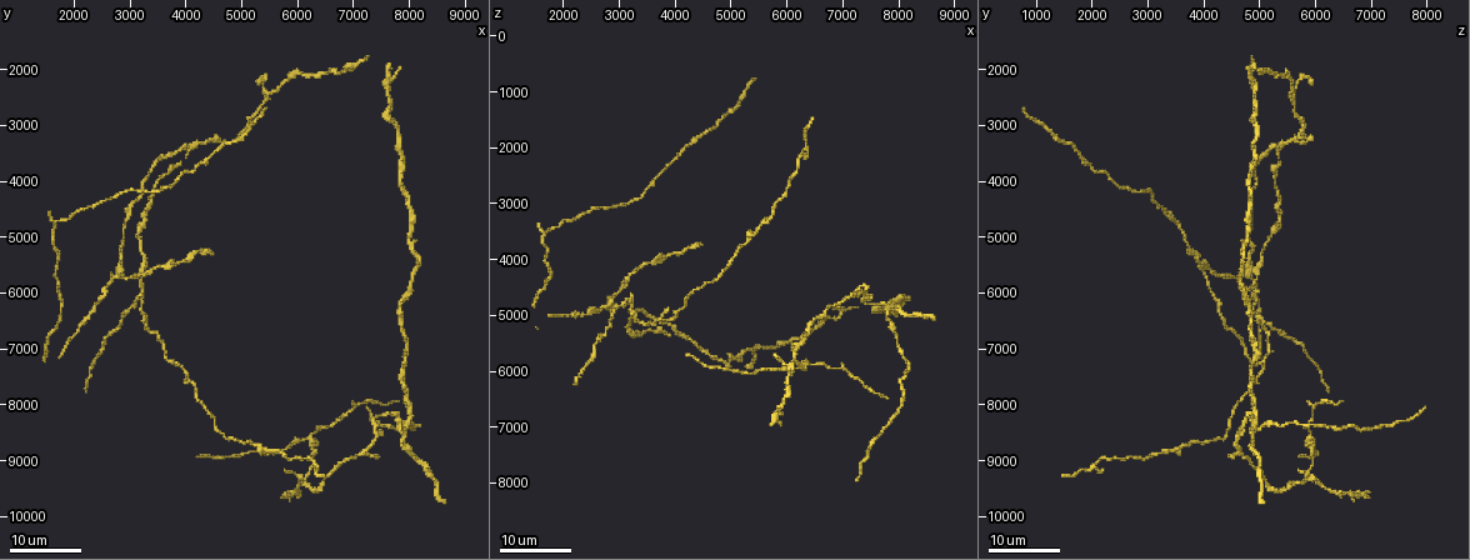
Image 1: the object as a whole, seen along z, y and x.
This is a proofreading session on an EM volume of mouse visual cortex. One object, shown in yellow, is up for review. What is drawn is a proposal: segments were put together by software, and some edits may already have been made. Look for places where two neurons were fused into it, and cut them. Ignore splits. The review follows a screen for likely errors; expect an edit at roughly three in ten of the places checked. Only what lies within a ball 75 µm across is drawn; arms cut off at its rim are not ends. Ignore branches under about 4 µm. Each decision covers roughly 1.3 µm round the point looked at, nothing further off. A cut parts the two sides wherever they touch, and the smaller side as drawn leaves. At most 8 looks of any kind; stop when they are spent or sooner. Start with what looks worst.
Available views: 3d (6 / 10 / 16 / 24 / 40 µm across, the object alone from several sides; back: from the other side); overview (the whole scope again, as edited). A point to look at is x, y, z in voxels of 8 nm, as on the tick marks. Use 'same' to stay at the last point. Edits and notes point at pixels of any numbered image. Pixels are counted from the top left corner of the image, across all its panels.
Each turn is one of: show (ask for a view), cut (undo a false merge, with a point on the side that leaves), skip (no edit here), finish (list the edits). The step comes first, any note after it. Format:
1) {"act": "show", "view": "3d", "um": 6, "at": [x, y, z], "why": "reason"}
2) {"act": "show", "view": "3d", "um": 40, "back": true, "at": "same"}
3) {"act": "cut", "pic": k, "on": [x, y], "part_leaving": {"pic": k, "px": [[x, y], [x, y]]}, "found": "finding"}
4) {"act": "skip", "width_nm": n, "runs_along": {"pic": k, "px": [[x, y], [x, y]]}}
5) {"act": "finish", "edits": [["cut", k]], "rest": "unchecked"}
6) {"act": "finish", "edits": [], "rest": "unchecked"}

{"act": "show", "view": "3d", "um": 24, "at": [6150, 8600, 5950], "why": "small branch off a trunk"}

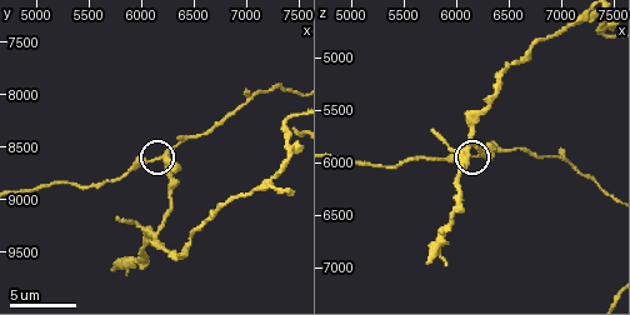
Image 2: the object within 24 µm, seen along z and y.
{"act": "show", "view": "3d", "um": 10, "at": "same"}

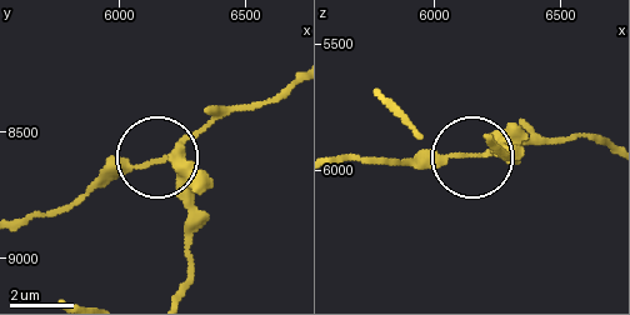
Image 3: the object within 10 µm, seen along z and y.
{"act": "cut", "pic": 3, "on": [140, 166], "arms": 3, "part_leaving": {"pic": 3, "px": [[180, 166], [150, 160], [118, 169], [69, 204], [21, 216]]}, "found": "a second neuron is stuck on"}

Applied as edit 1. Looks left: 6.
{"act": "show", "view": "overview", "why": "redraw"}

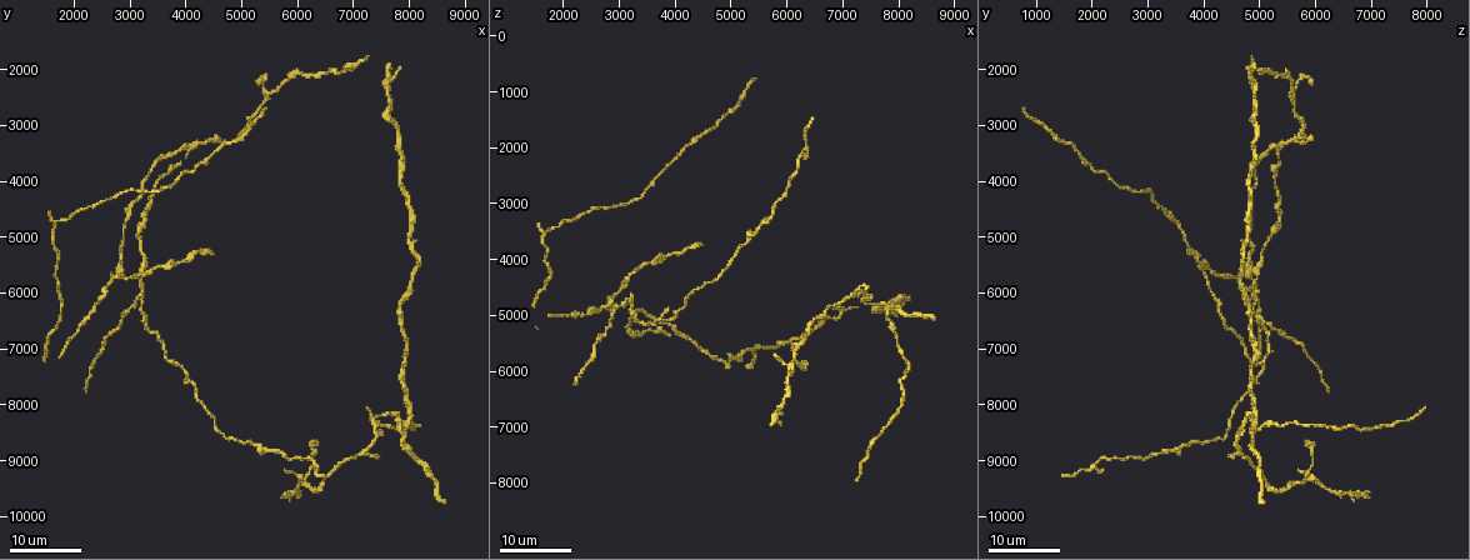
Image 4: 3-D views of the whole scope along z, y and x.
{"act": "show", "view": "3d", "um": 24, "at": [6100, 9350, 5850], "why": "looks like a crossing"}

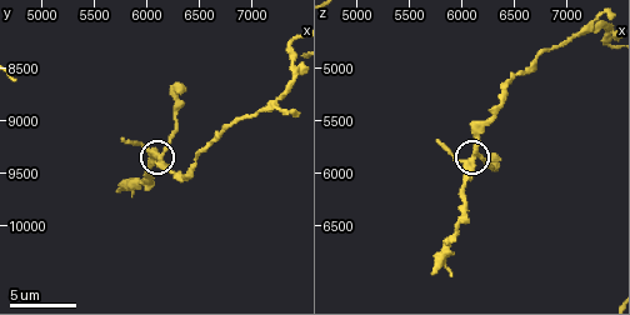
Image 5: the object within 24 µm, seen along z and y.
{"act": "show", "view": "3d", "um": 6, "at": [6140, 9320, 5880], "why": "zoom in"}

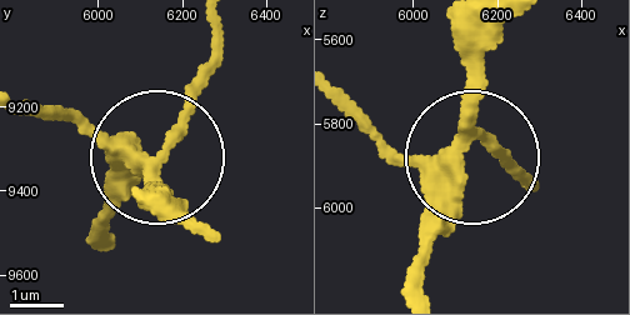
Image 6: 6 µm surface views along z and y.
{"act": "show", "view": "3d", "um": 6, "back": true, "at": [6110, 9330, 5860]}

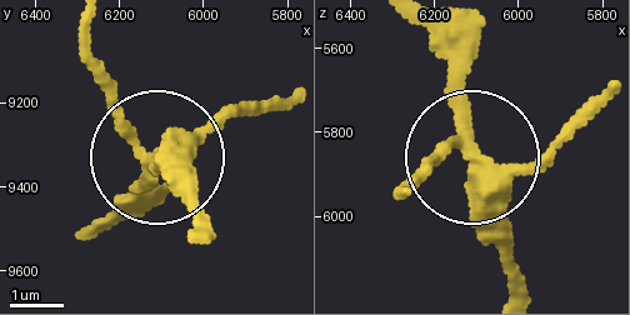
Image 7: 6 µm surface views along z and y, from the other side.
{"act": "skip", "side_arm_um": 6, "runs_along": {"pic": 7, "px": [[413, 20], [449, 74], [458, 145], [404, 181]]}, "found": "continuous, no second neuron"}

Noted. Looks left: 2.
{"act": "show", "view": "3d", "um": 24, "at": [7850, 8500, 4900], "why": "arms part here"}

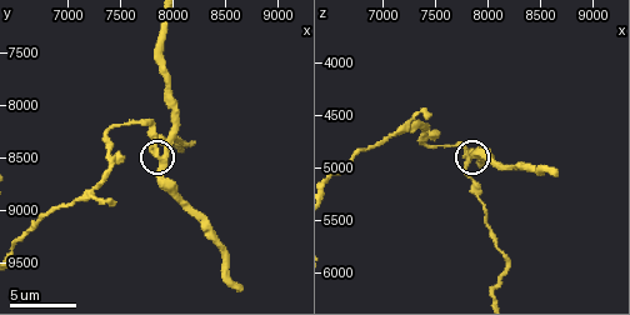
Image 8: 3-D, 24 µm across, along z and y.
{"act": "show", "view": "3d", "um": 10, "at": "same", "why": "zoom in"}

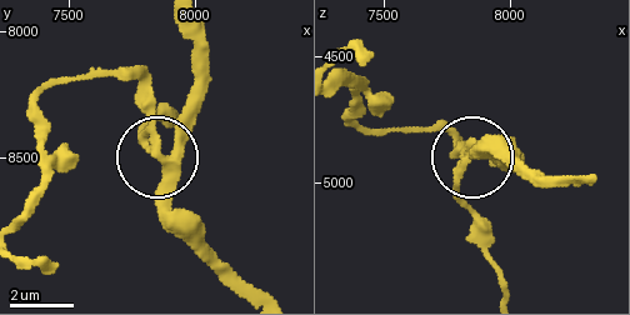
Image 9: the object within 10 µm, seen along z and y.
{"act": "cut", "pic": 9, "on": [461, 198], "part_leaving": {"pic": 9, "px": [[464, 150], [456, 188], [501, 293]]}, "found": "two neurons meet here"}

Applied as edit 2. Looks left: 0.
{"act": "finish", "edits": [["cut", 3], ["cut", 9]], "rest": "unchecked"}

